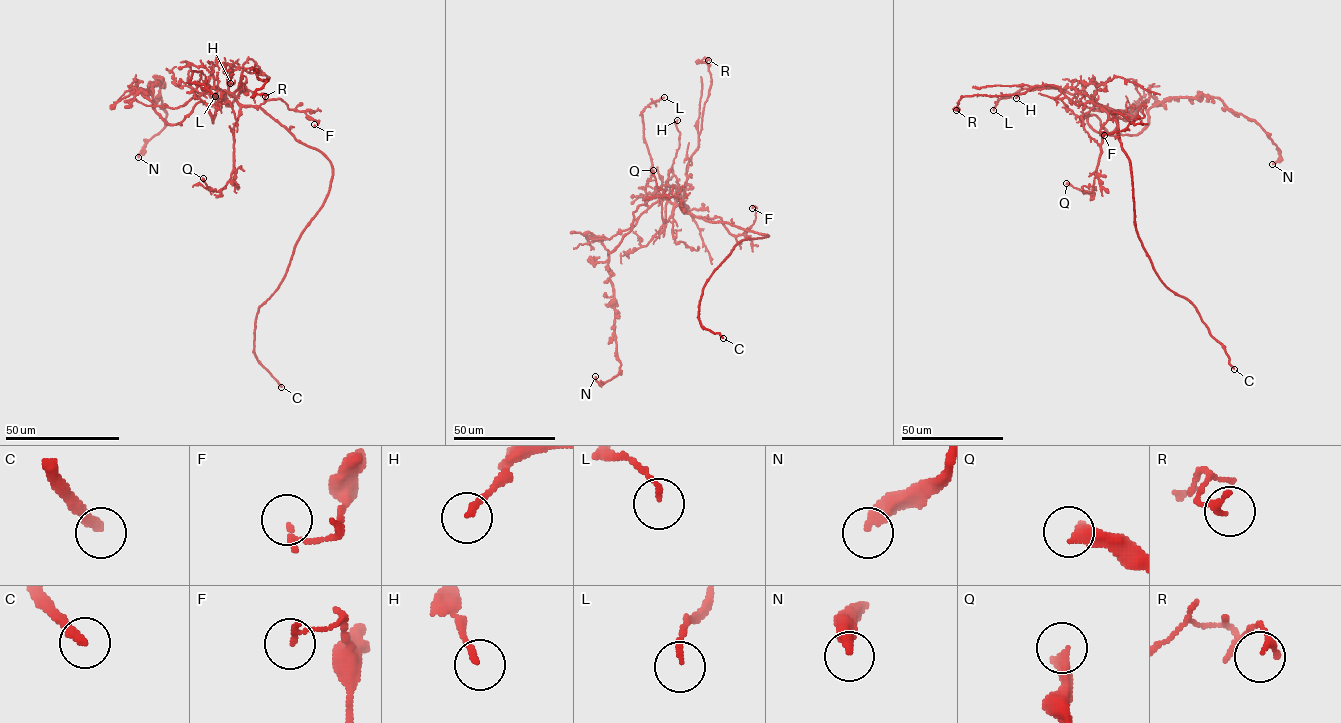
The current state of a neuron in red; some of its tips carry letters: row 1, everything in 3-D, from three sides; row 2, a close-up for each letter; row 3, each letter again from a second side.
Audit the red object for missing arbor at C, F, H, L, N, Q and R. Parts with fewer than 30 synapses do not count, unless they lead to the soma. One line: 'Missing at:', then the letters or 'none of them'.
Missing at: C

